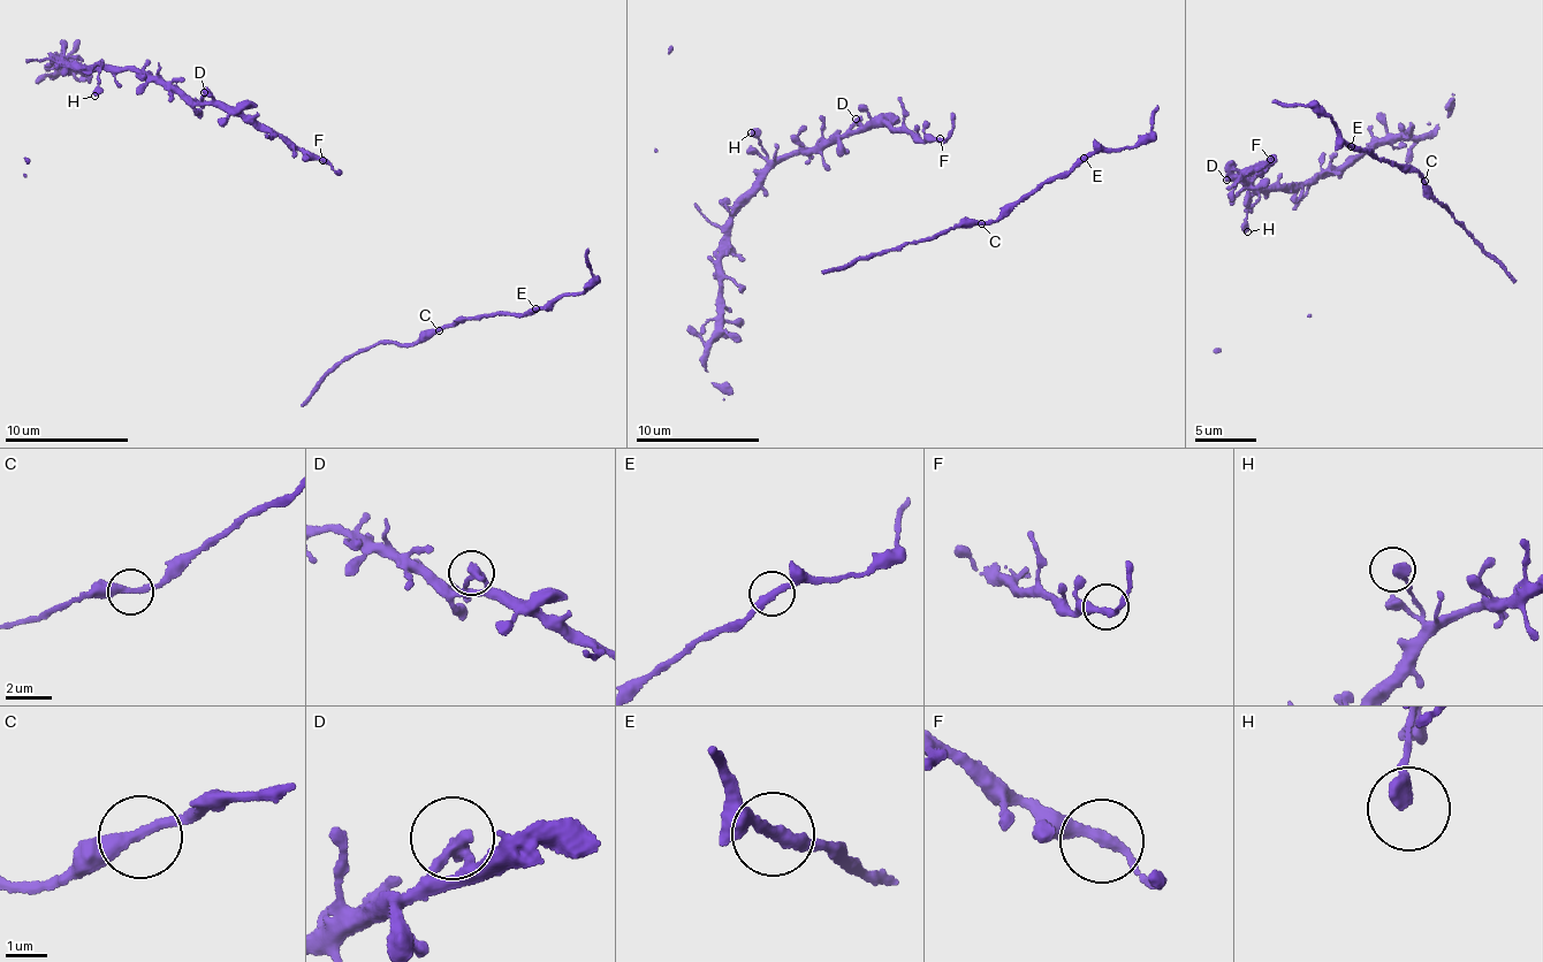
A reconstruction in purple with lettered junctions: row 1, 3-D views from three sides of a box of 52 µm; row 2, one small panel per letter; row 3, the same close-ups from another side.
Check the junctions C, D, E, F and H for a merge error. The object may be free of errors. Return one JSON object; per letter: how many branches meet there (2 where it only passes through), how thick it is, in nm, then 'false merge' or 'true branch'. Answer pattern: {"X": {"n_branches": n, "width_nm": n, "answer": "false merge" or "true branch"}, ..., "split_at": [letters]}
{"C": {"n_branches": 2, "width_nm": 320, "answer": "true branch"}, "D": {"n_branches": 2, "width_nm": 280, "answer": "true branch"}, "E": {"n_branches": 2, "width_nm": 280, "answer": "true branch"}, "F": {"n_branches": 2, "width_nm": 280, "answer": "true branch"}, "H": {"n_branches": 1, "width_nm": 400, "answer": "true branch"}, "split_at": []}

